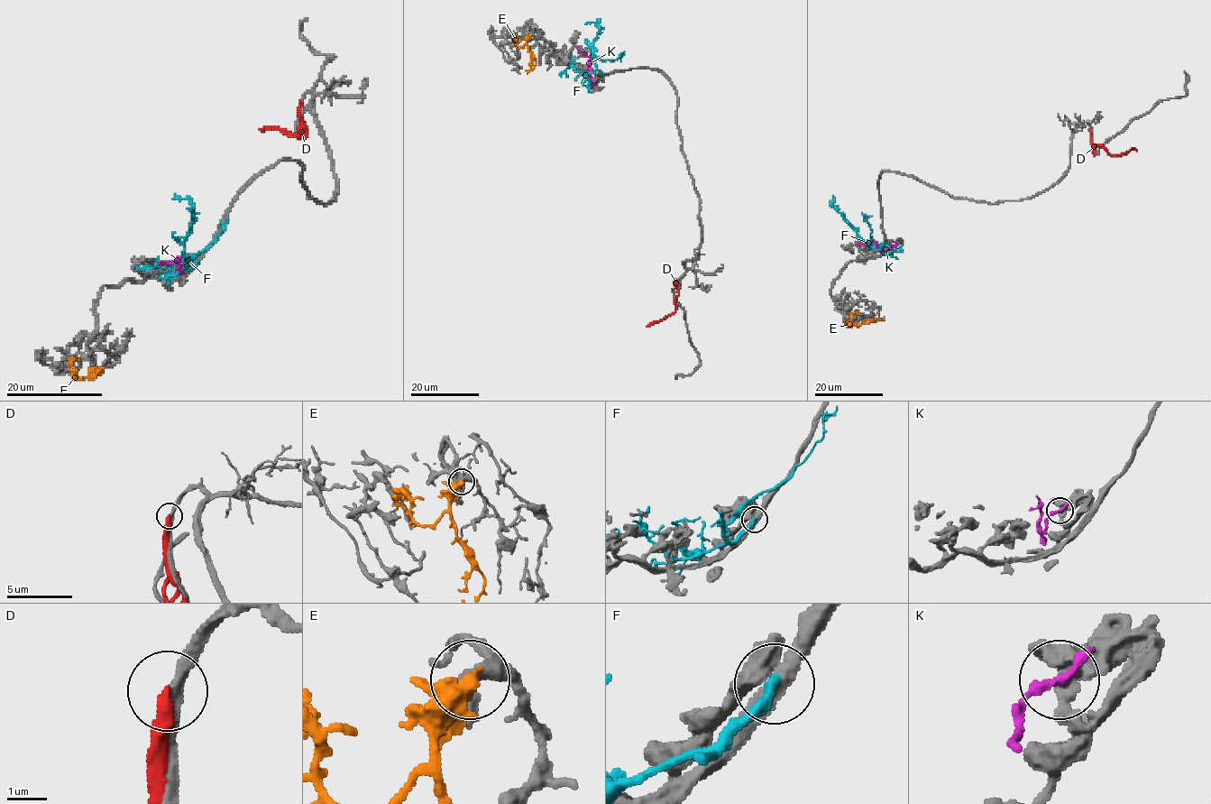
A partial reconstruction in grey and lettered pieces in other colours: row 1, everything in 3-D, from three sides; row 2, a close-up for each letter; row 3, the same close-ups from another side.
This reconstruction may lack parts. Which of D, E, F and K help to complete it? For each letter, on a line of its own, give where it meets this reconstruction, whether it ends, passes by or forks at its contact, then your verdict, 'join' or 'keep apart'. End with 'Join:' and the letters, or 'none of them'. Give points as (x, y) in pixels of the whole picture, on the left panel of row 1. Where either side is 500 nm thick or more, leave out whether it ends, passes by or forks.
D: (301, 101) | it ends | keep apart
E: (95, 375) | it ends | join
F: (197, 262) | it ends | keep apart
K: (186, 261) | it ends | keep apart
Join: E

